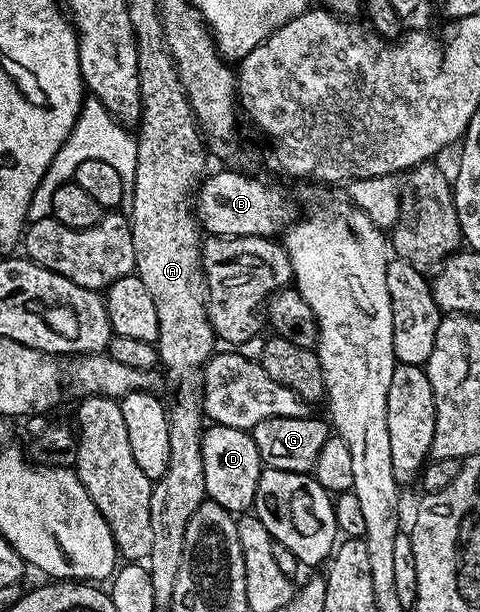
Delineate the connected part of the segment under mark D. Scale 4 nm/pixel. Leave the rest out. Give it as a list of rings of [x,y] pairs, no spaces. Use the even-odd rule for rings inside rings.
[[[218,423],[205,427],[202,460],[206,474],[204,491],[207,499],[218,502],[218,506],[233,514],[247,513],[256,503],[262,471],[260,451],[251,431],[222,426]]]

